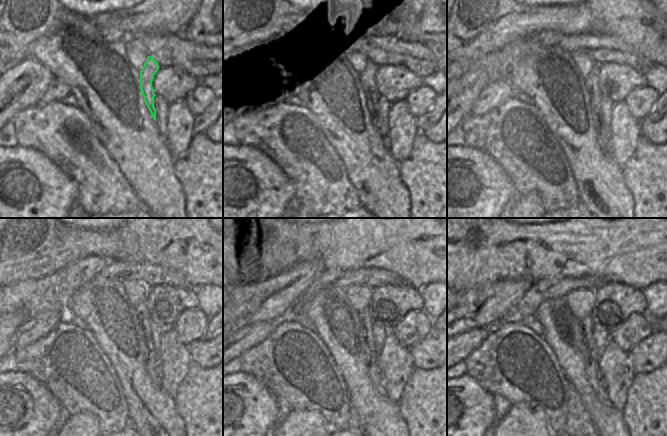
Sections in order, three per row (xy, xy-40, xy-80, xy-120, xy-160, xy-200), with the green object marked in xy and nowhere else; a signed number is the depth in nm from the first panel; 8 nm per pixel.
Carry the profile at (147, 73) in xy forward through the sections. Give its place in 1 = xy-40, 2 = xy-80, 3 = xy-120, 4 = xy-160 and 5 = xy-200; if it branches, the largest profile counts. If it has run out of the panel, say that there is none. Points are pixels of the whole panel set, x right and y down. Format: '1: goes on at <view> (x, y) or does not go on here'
1: goes on at xy-40 (368, 77)
2: goes on at xy-80 (591, 81)
3: goes on at xy-120 (153, 362)
4: goes on at xy-160 (374, 372)
5: goes on at xy-200 (593, 375)

